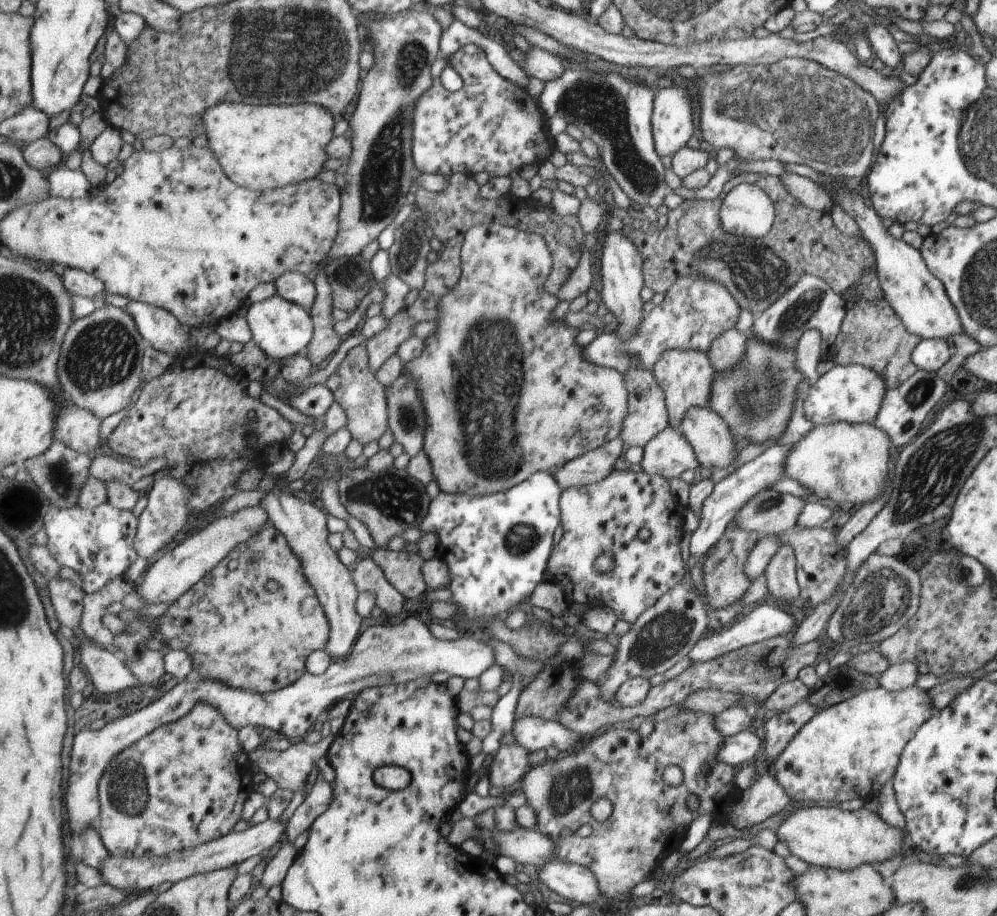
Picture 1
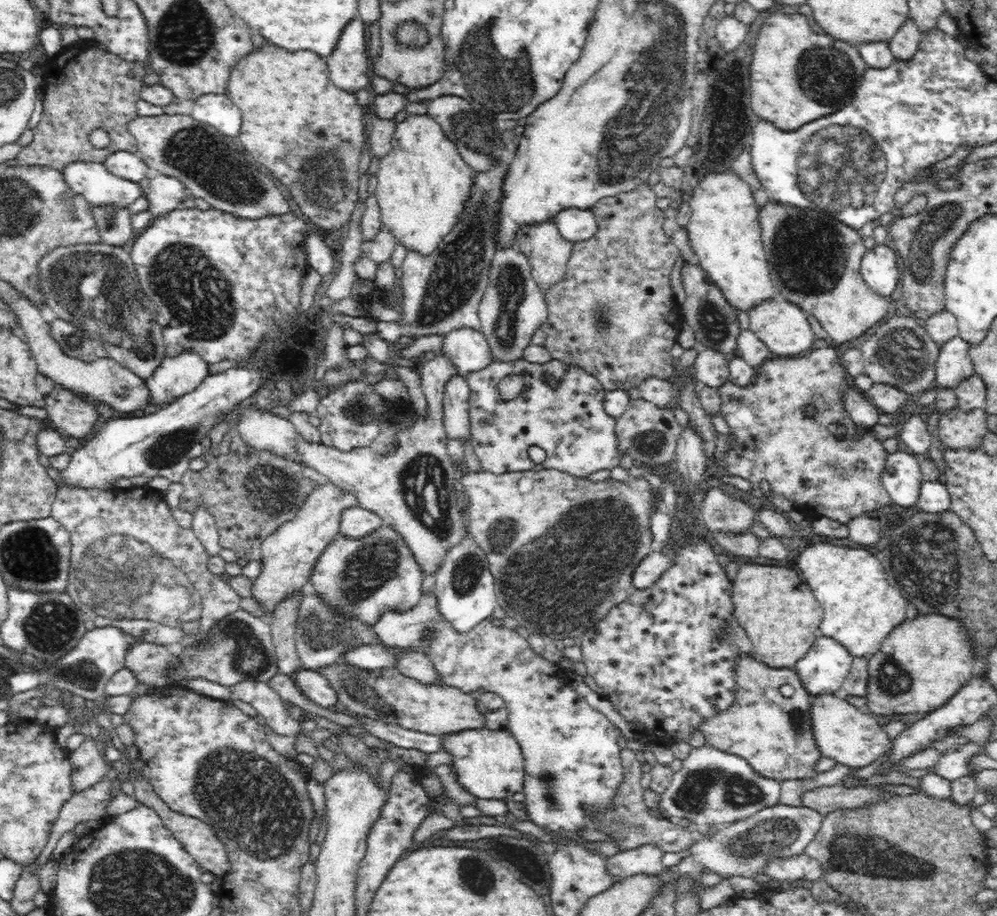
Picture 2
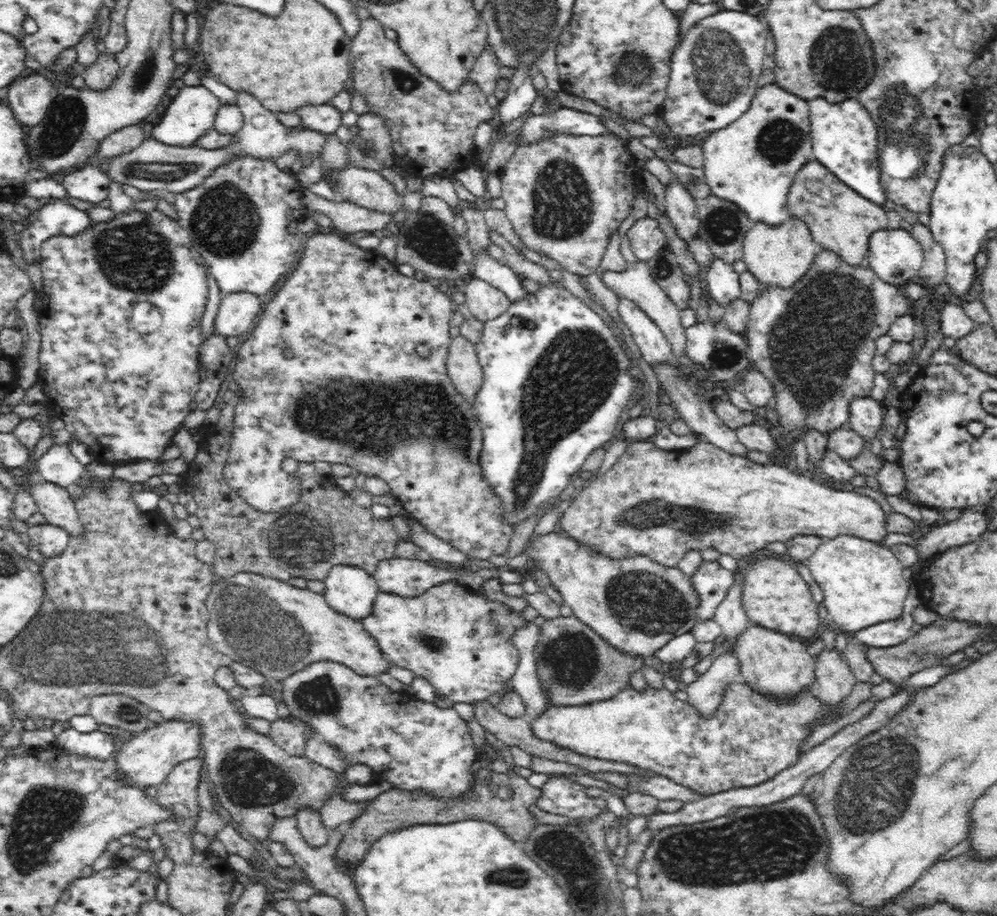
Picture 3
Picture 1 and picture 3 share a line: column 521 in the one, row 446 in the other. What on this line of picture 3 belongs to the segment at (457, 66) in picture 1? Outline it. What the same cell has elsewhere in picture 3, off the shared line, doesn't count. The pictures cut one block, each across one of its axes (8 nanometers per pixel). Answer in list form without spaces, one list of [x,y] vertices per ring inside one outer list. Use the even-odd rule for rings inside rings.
[[[132,209],[126,212],[114,212],[114,216],[102,222],[94,222],[84,229],[84,232],[76,234],[76,236],[52,236],[52,238],[46,238],[45,242],[42,242],[42,248],[40,248],[40,257],[42,260],[38,262],[40,265],[40,270],[42,271],[42,282],[43,282],[43,307],[39,315],[39,325],[41,334],[41,346],[39,351],[40,369],[38,370],[37,381],[40,382],[42,389],[45,393],[47,402],[50,403],[52,409],[55,410],[56,416],[59,418],[64,418],[65,428],[74,434],[78,434],[84,444],[90,446],[92,450],[92,456],[96,458],[102,458],[102,460],[108,460],[108,462],[128,462],[128,460],[140,460],[140,458],[150,458],[150,460],[161,460],[162,454],[165,448],[172,445],[172,437],[178,432],[178,430],[183,426],[182,421],[186,418],[186,415],[190,412],[188,410],[188,402],[192,396],[196,396],[199,389],[200,380],[200,367],[199,367],[199,348],[202,344],[202,336],[200,335],[200,322],[202,322],[202,316],[206,310],[206,302],[208,296],[208,274],[207,266],[205,261],[199,256],[193,246],[190,246],[191,239],[189,233],[186,229],[170,216],[162,213],[158,209],[142,210]]]

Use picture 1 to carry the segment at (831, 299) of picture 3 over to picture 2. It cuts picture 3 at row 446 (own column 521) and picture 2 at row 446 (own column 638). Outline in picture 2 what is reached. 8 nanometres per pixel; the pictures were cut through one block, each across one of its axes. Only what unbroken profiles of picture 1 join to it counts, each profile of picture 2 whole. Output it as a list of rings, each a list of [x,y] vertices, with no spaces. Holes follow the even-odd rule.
[[[782,357],[759,367],[760,372],[750,385],[740,387],[728,380],[716,388],[721,398],[720,414],[735,437],[735,448],[725,458],[724,465],[728,465],[730,470],[726,473],[740,476],[750,482],[748,493],[755,506],[769,505],[773,496],[782,494],[792,506],[814,506],[810,513],[822,514],[822,517],[845,525],[854,517],[888,506],[891,498],[882,486],[881,476],[889,454],[882,443],[868,433],[869,429],[854,423],[847,414],[843,406],[843,396],[851,385],[847,373],[794,372],[792,360]],[[808,406],[812,406],[813,413],[807,413]],[[834,423],[845,427],[842,437],[837,437],[828,429],[828,426]],[[762,482],[768,482],[768,492],[764,492],[760,487]]]

